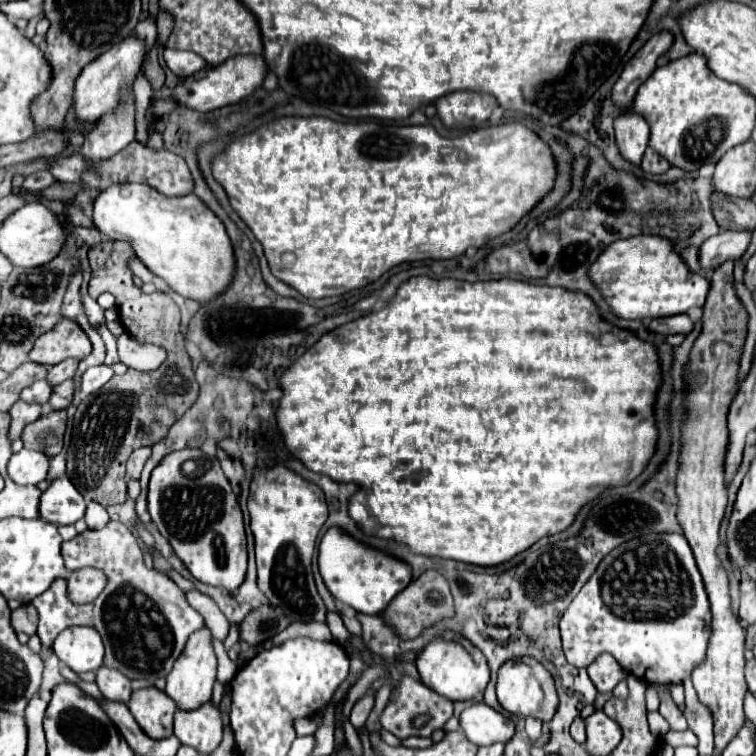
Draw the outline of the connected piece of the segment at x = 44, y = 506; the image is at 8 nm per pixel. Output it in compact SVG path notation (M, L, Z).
M59 477L39 499L39 517L53 525L73 525L85 515L85 499L67 477Z

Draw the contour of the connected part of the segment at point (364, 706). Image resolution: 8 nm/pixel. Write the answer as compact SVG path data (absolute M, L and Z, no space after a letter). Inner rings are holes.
M366 694L353 706L349 720L356 729L365 726L366 720L374 706L374 701L375 698L372 694Z

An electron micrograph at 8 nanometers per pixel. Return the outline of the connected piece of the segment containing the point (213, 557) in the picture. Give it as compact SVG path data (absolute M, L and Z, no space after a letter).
M189 447L169 453L153 469L149 513L159 533L171 543L175 555L197 581L225 587L227 593L233 593L243 583L247 571L243 513L217 457Z

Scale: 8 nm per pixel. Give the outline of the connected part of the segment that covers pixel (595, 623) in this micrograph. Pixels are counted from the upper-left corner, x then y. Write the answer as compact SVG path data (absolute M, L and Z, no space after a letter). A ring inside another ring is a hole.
M651 533L623 543L599 563L593 577L561 617L563 653L575 667L589 667L601 653L609 653L625 671L645 683L675 685L691 677L693 667L705 661L709 623L709 597L701 583L701 573L697 571L689 543L677 533Z

